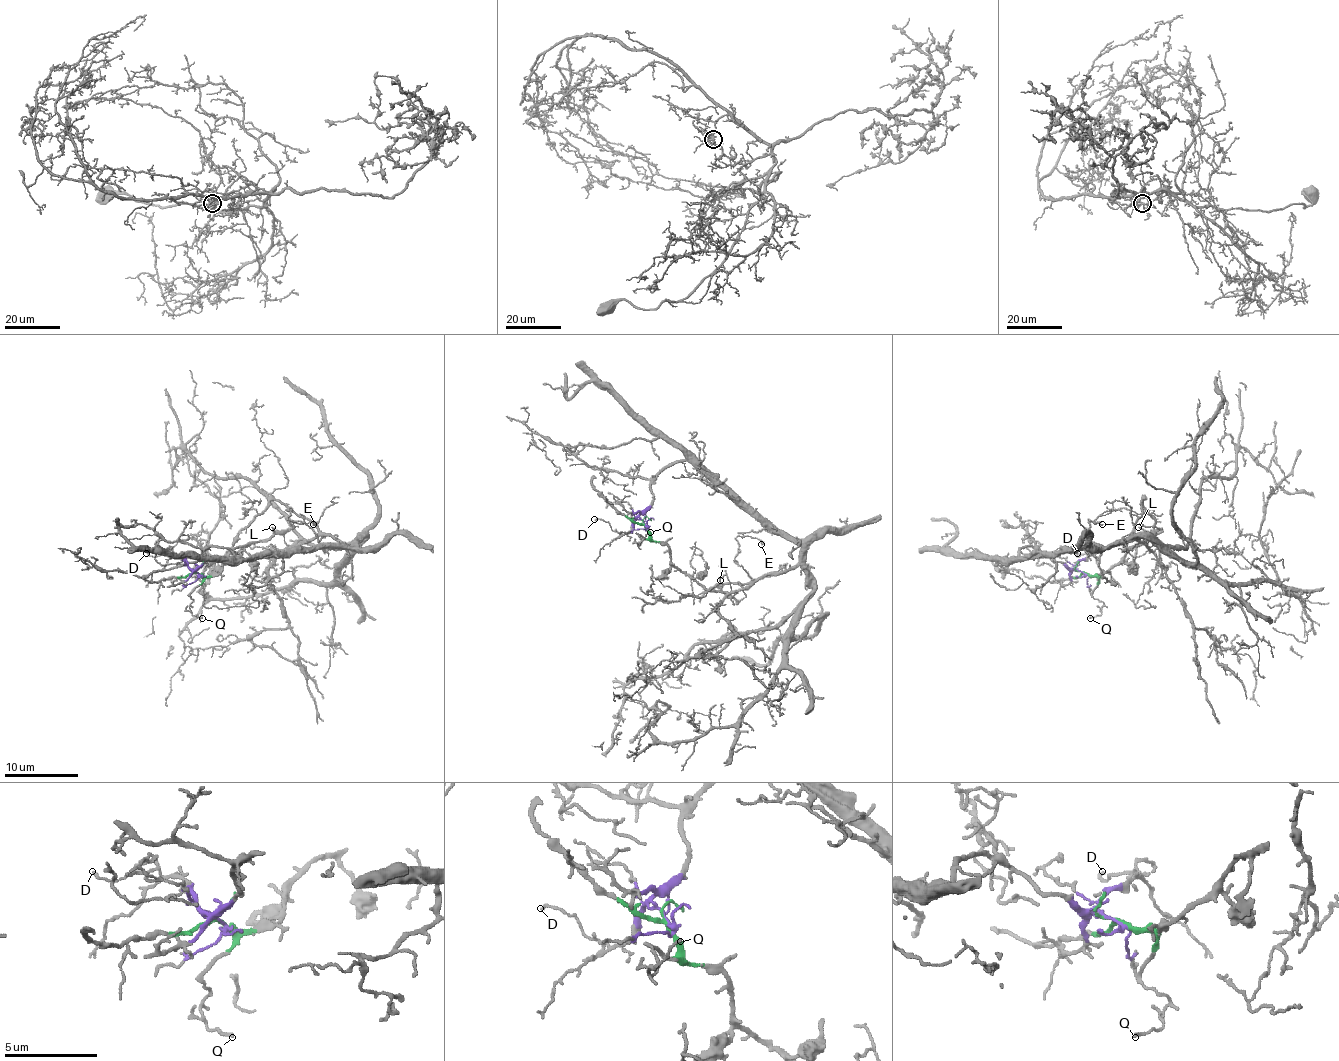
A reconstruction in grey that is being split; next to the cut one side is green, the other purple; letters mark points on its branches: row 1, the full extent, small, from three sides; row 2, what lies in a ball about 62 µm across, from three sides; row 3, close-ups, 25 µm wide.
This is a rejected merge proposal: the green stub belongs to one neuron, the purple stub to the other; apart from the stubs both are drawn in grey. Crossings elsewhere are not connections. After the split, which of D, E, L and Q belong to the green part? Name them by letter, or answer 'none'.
L, Q

